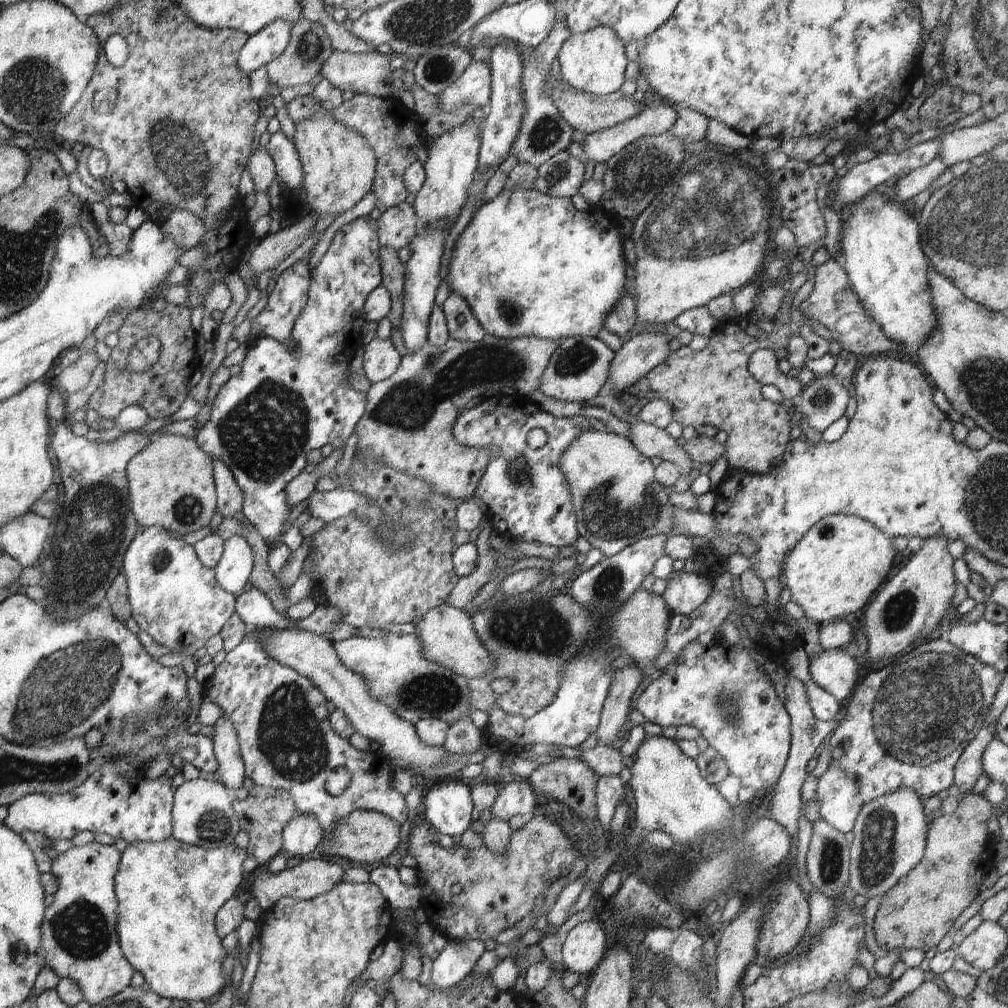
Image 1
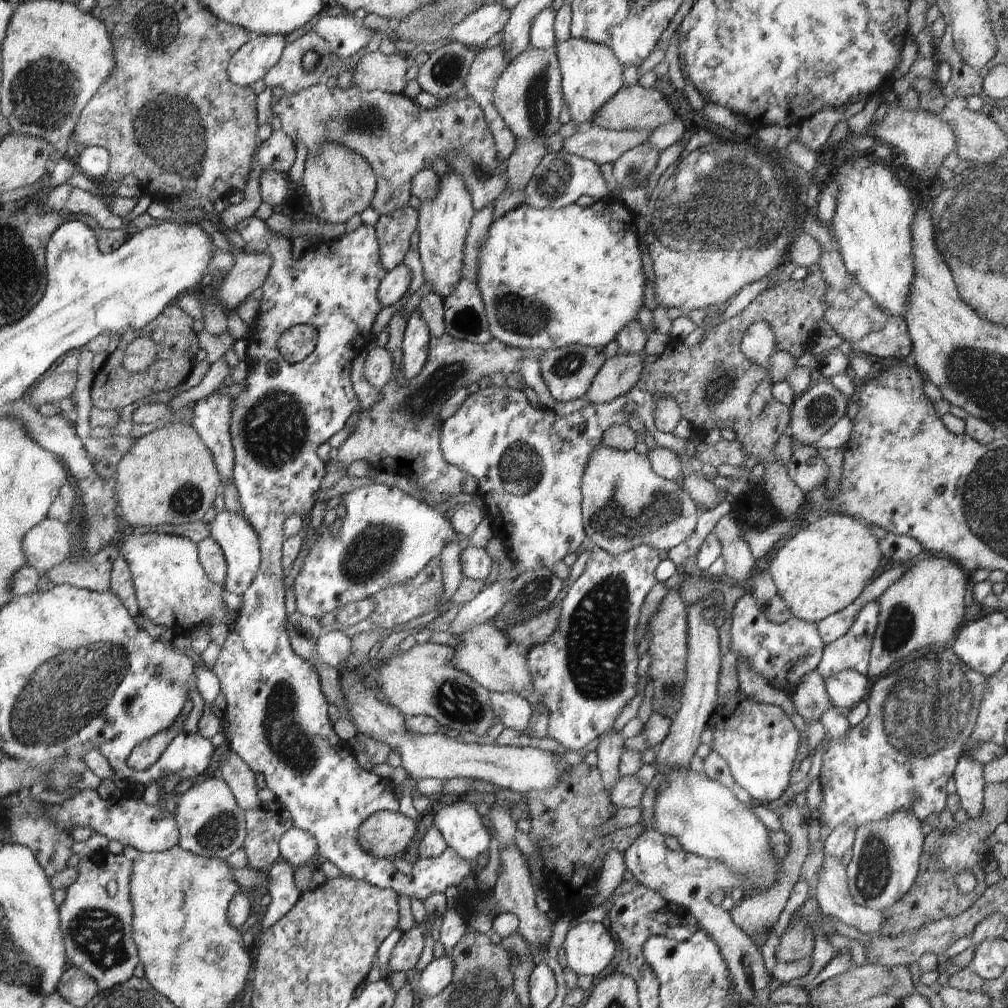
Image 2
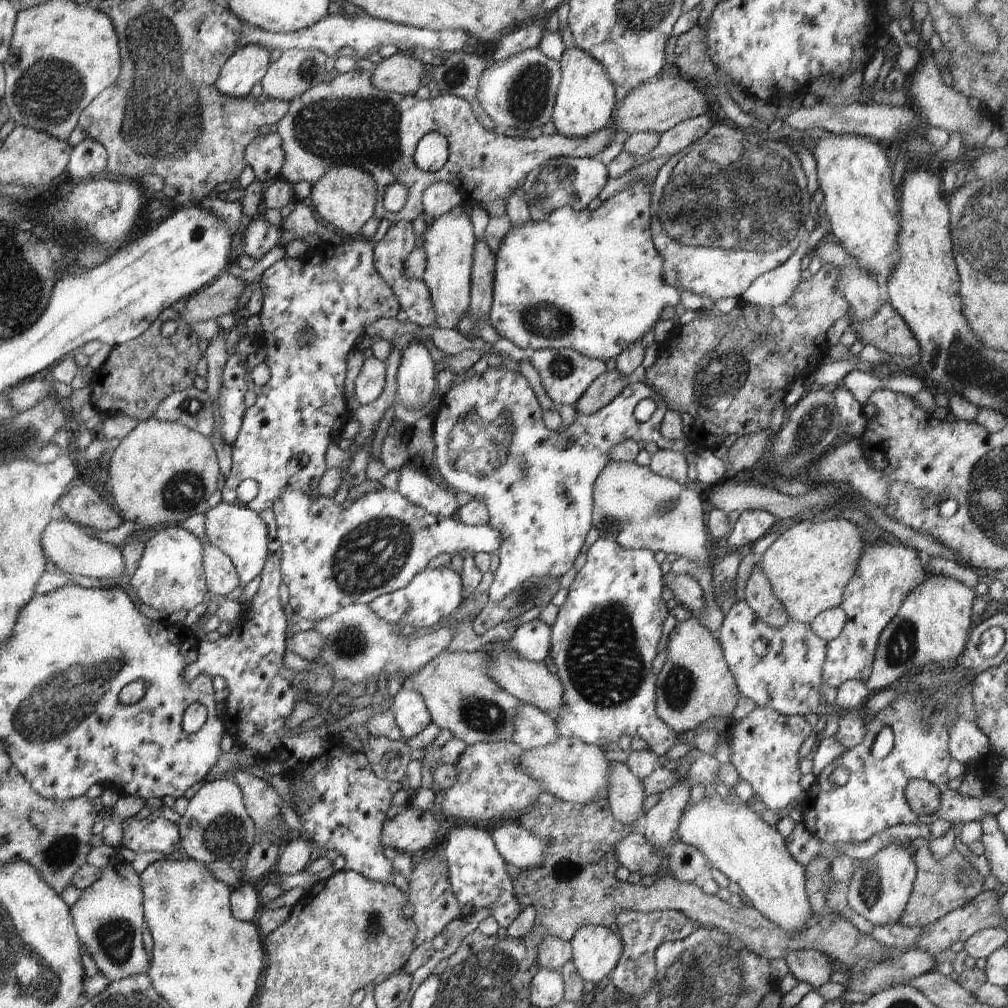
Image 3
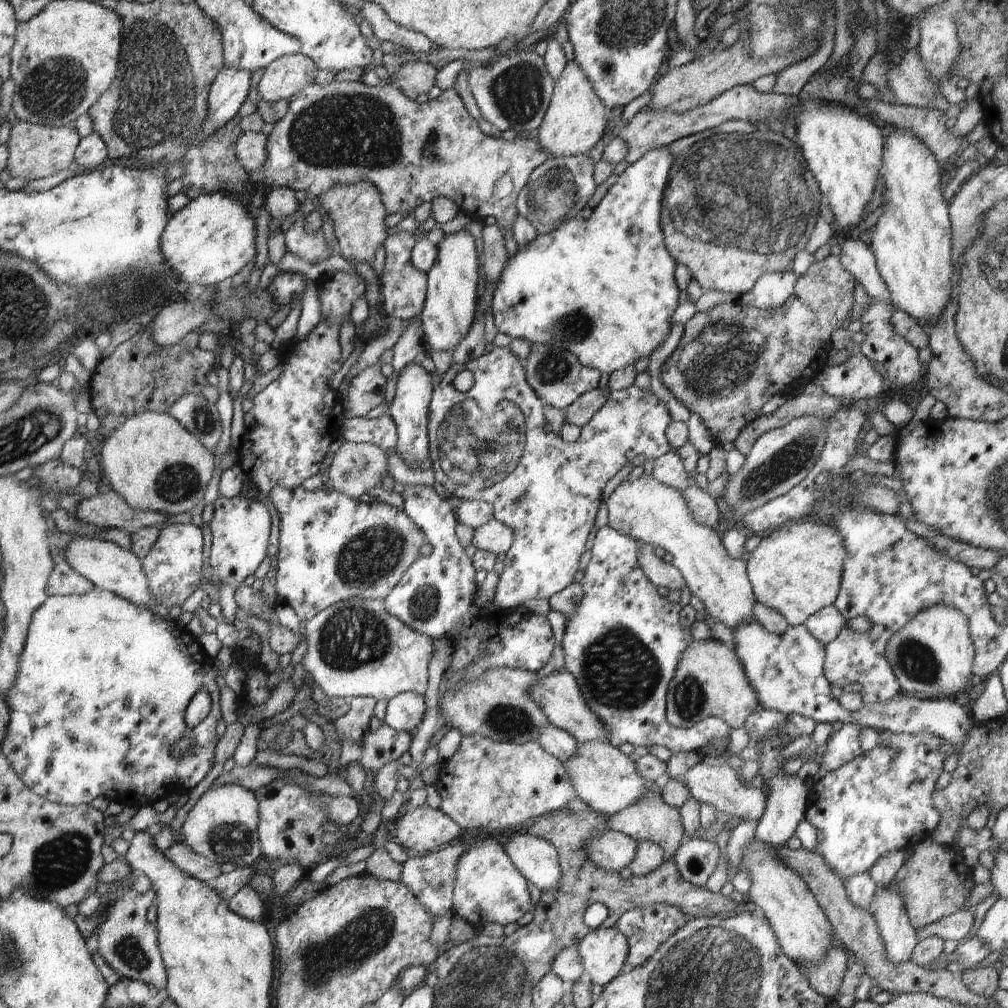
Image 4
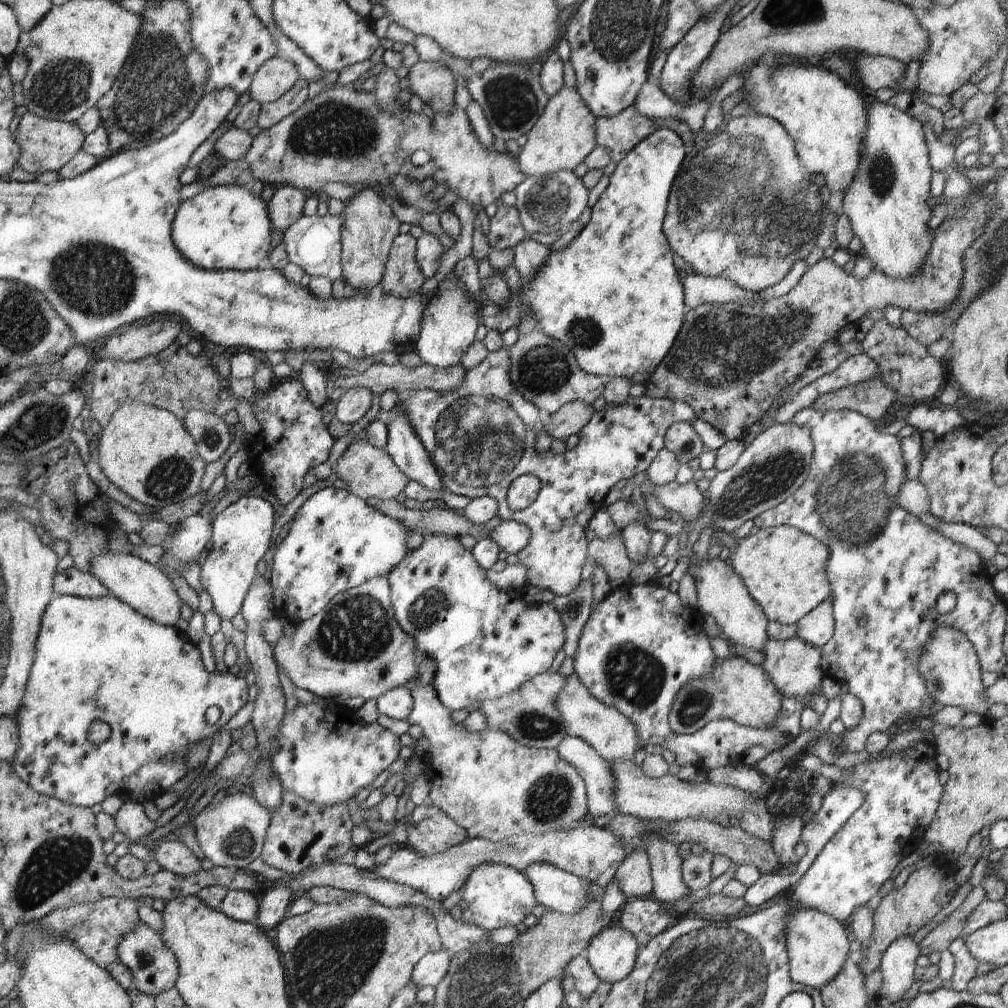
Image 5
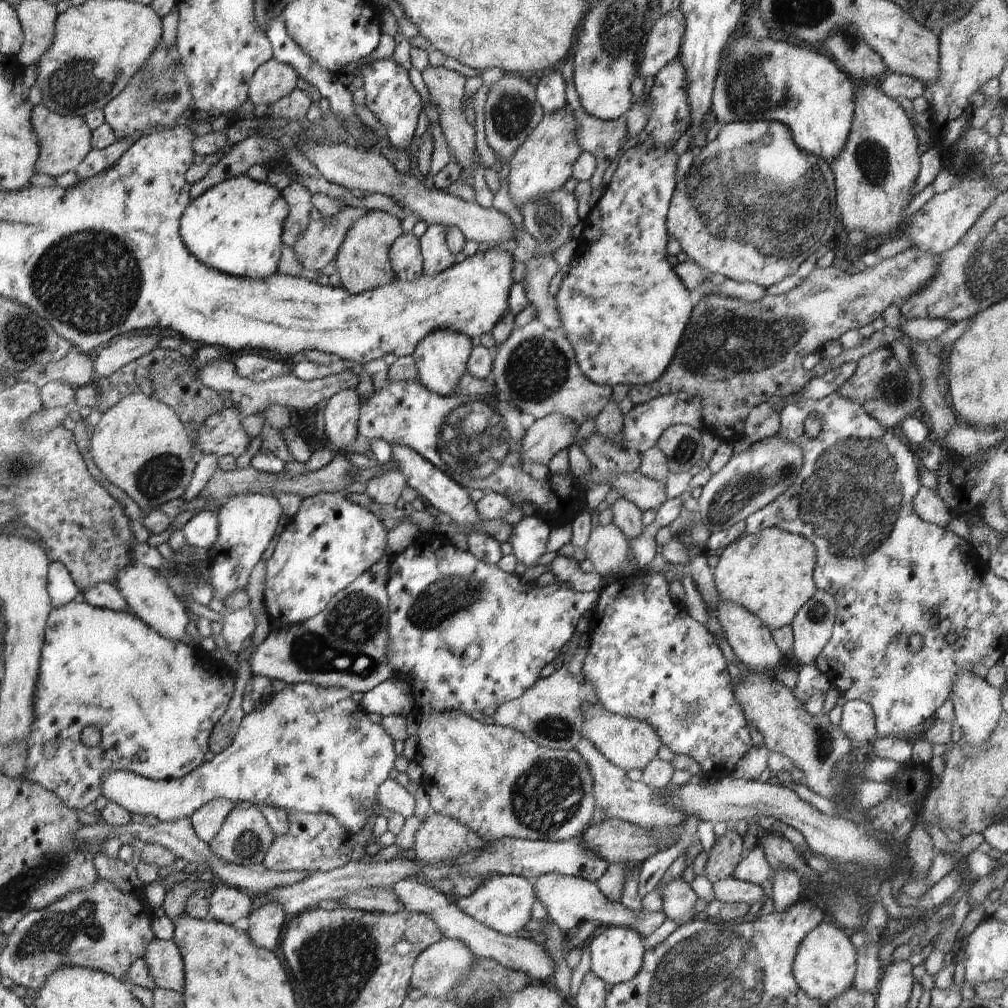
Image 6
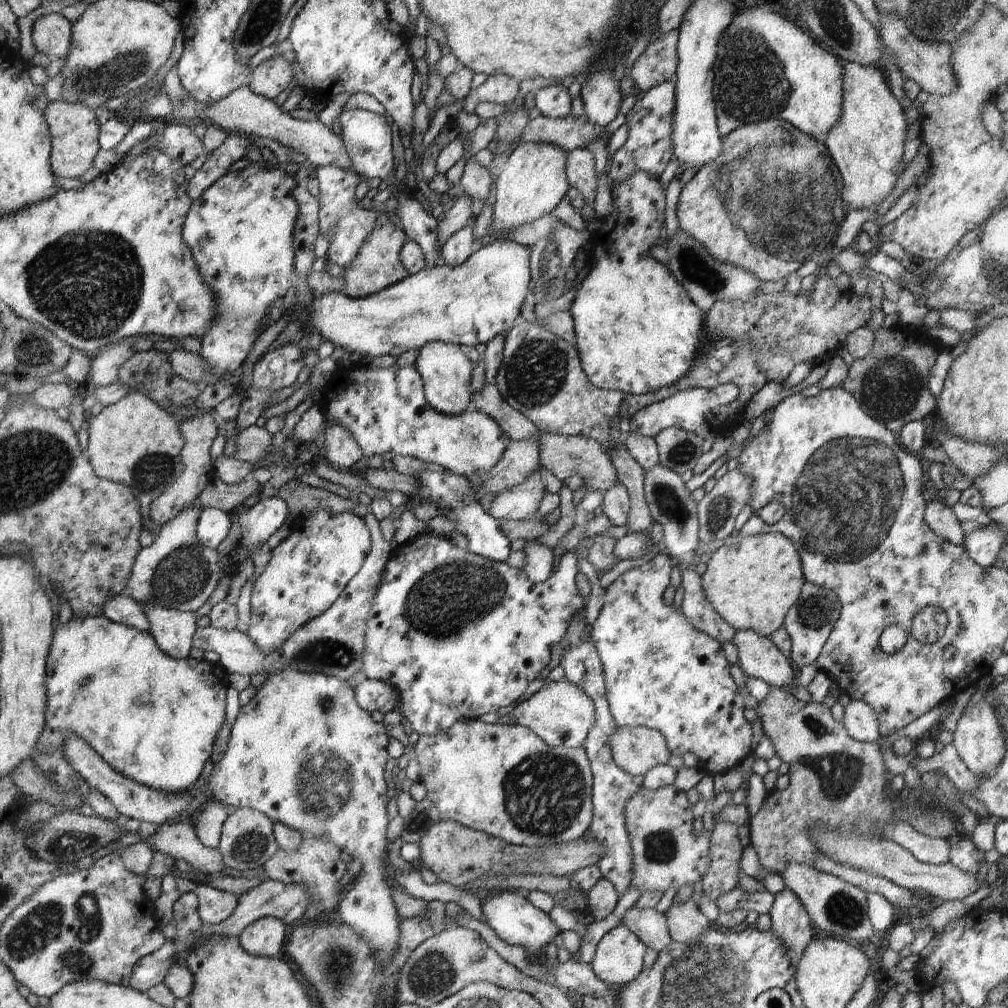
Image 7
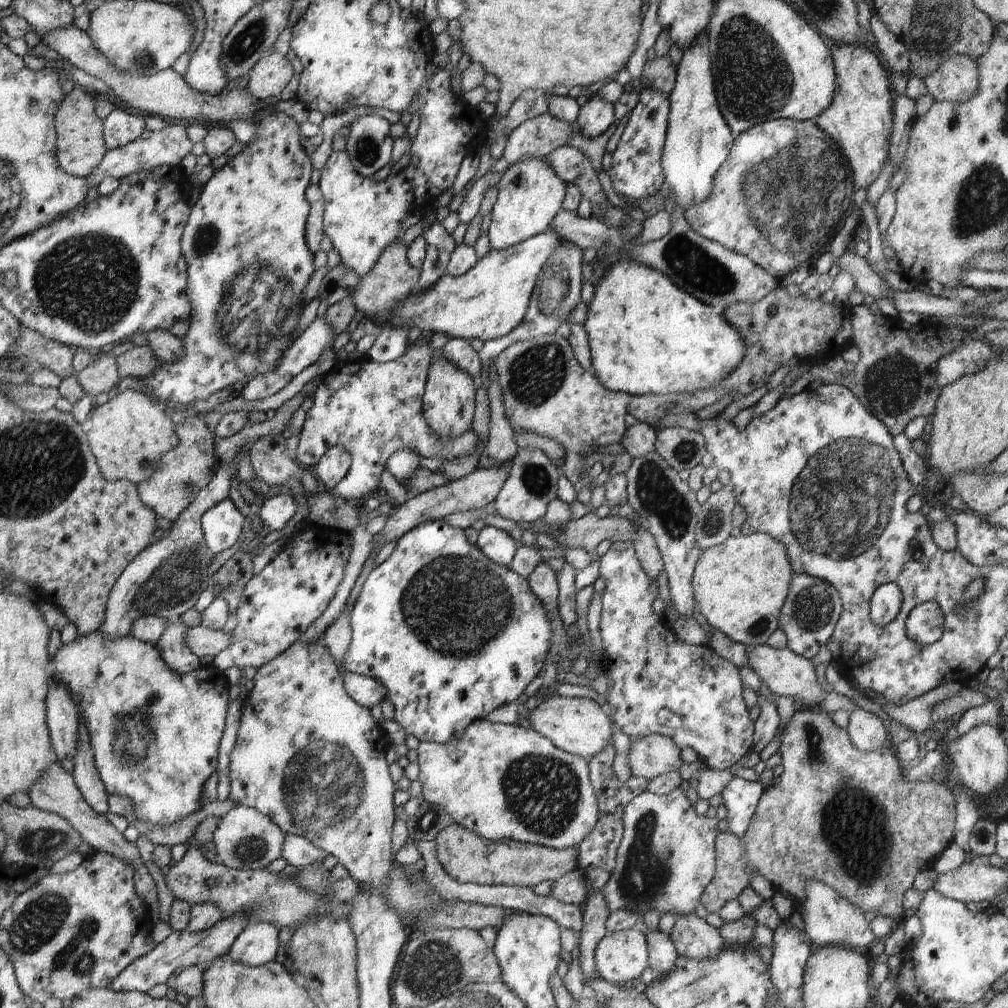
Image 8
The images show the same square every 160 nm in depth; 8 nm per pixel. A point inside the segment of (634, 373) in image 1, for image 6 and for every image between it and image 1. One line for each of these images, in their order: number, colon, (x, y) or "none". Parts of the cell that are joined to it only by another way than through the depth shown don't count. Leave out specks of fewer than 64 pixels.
2: (620, 373)
3: (609, 385)
4: (582, 409)
5: (568, 421)
6: (544, 437)

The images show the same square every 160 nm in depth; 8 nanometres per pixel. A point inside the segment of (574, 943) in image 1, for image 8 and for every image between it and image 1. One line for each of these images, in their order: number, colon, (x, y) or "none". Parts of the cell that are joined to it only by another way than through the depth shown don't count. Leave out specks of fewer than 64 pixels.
2: (589, 947)
3: (596, 949)
4: (603, 952)
5: (612, 954)
6: (616, 953)
7: (619, 956)
8: (621, 957)

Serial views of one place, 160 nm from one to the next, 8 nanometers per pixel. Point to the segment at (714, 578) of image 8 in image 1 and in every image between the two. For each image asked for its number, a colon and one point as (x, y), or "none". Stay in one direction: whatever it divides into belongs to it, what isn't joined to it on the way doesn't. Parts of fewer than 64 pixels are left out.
1: (838, 564)
2: (818, 571)
3: (808, 566)
4: (797, 570)
5: (784, 570)
6: (770, 573)
7: (752, 582)

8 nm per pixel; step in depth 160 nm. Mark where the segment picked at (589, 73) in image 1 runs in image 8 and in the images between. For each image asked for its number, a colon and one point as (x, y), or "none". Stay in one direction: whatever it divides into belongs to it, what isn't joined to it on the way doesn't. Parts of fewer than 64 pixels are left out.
2: (591, 75)
3: (584, 104)
4: (576, 119)
5: (564, 135)
6: (544, 162)
7: (532, 180)
8: (530, 195)

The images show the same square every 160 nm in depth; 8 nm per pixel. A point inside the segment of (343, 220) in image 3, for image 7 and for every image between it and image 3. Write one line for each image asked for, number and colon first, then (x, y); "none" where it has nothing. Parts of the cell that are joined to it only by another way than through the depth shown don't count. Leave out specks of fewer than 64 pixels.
4: (357, 211)
5: (370, 227)
6: (363, 261)
7: (377, 265)

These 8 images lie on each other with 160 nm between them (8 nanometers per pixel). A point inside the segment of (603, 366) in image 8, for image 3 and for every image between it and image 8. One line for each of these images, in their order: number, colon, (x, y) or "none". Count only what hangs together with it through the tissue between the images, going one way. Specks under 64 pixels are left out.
3: (591, 281)
4: (603, 288)
5: (613, 296)
6: (623, 308)
7: (636, 329)

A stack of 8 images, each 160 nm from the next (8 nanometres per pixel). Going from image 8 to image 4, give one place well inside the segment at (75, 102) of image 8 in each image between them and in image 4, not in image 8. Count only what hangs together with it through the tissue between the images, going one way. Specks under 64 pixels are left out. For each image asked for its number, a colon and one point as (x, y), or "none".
4: (35, 151)
5: (46, 145)
6: (64, 141)
7: (74, 130)

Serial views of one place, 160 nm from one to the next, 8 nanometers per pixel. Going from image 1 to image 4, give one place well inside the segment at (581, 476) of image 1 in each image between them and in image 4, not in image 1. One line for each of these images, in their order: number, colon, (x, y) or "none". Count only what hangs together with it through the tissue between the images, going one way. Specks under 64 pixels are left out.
2: (625, 504)
3: (638, 509)
4: (647, 511)

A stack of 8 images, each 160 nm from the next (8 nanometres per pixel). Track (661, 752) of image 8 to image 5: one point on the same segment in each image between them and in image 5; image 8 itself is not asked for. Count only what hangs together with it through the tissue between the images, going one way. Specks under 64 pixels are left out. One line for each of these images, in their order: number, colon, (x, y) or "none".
5: (610, 733)
6: (628, 743)
7: (634, 749)

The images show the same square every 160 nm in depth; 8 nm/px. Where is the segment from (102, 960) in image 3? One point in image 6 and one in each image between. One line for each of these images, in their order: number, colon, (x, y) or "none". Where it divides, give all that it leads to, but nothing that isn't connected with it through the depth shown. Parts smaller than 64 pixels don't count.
4: (127, 941)
5: (154, 967)
6: (164, 961)

